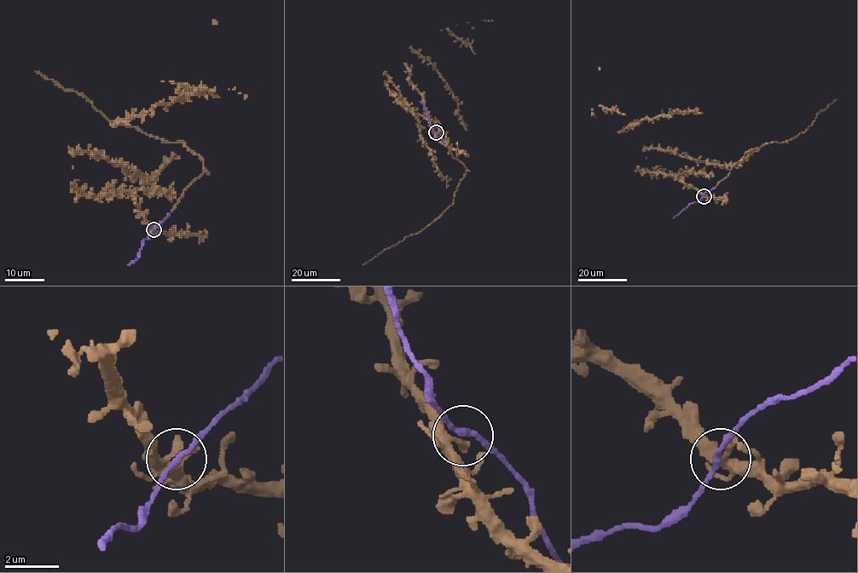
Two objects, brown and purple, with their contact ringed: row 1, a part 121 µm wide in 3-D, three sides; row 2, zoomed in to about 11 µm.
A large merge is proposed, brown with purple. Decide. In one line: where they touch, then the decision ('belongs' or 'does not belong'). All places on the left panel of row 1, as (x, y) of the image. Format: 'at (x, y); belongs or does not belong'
at (153, 229); belongs

